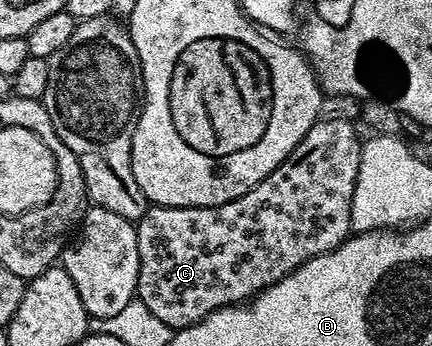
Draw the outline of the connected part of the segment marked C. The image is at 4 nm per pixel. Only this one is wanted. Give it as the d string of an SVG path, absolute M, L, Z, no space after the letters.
M322 118L304 134L292 154L248 194L220 206L150 206L136 222L139 242L137 299L173 330L187 328L221 308L254 299L305 260L331 252L351 235L352 194L360 170L363 141L346 120Z

